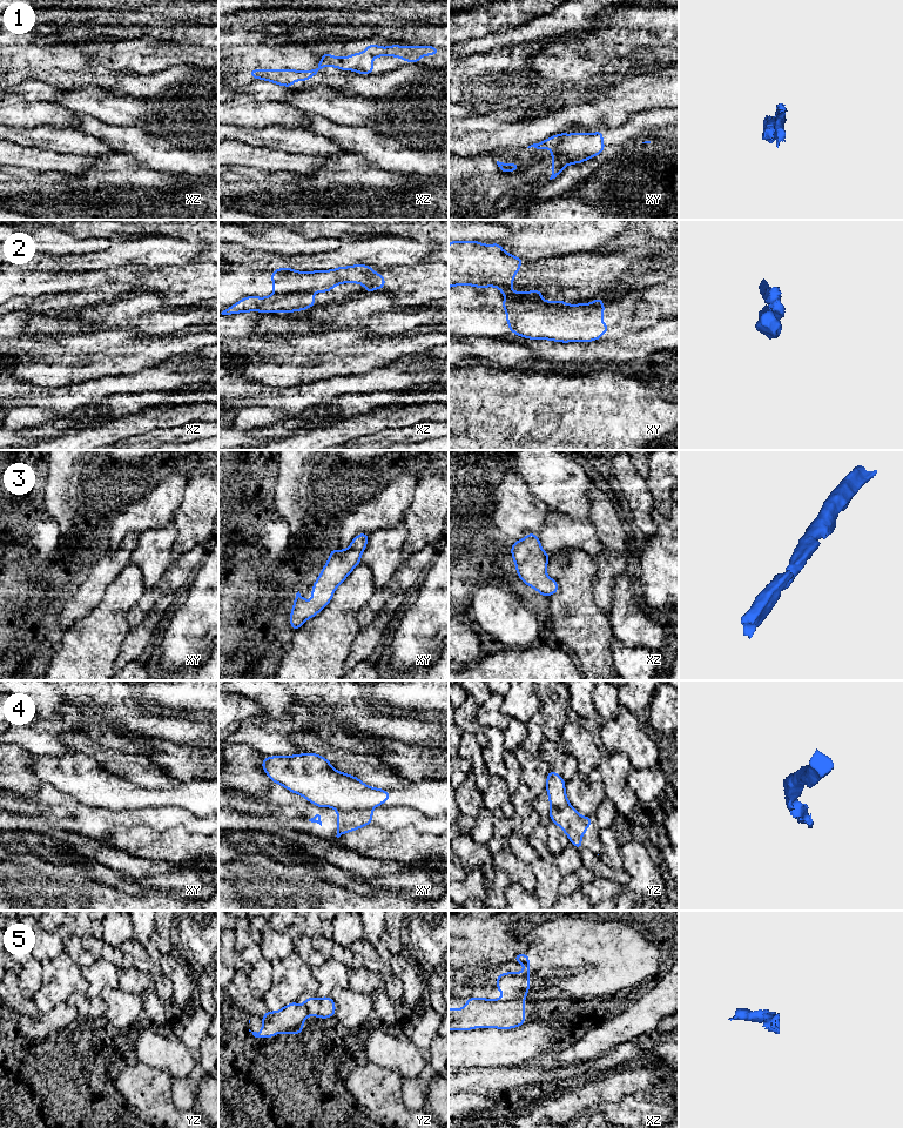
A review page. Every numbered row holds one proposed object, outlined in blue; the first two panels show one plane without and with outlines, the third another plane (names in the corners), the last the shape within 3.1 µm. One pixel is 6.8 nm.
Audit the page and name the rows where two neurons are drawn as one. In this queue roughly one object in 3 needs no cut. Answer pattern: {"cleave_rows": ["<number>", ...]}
{"cleave_rows": ["1", "2", "4", "5"]}

